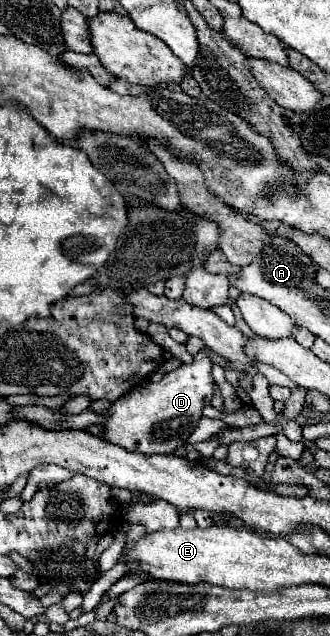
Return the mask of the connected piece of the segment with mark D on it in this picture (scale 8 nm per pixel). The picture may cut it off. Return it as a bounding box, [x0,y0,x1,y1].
[105,350,215,454]

